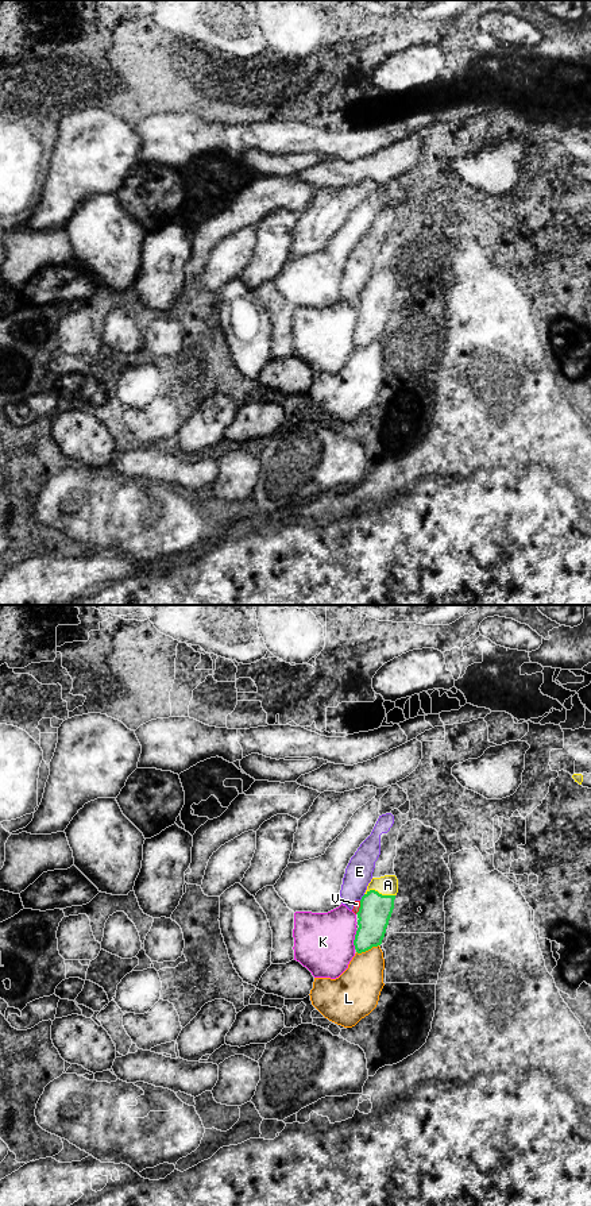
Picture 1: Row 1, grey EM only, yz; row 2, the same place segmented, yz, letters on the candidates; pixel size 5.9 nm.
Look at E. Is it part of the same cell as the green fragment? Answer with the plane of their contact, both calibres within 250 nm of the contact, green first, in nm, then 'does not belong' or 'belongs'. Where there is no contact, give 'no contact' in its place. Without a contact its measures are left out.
yz | 190/160 nm | does not belong

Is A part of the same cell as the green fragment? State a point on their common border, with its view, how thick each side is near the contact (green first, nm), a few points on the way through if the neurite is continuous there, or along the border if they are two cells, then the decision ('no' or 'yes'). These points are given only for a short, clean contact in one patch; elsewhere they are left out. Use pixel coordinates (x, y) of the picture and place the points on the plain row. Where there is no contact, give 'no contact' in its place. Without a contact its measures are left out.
yz (378, 288) | 190/120 nm | across yz (375, 304), (378, 288), (387, 280) | yes

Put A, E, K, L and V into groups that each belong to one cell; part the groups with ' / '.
A / E V / K / L

